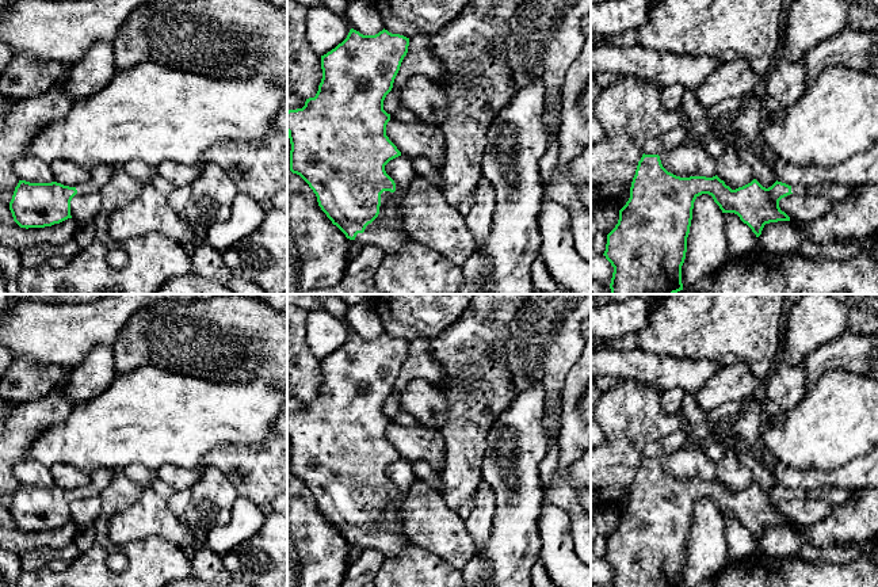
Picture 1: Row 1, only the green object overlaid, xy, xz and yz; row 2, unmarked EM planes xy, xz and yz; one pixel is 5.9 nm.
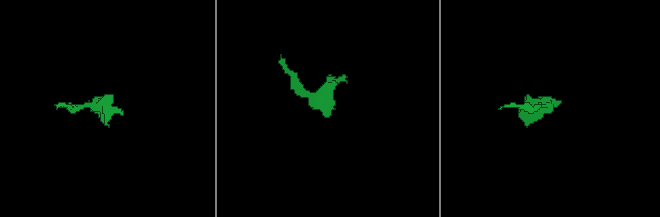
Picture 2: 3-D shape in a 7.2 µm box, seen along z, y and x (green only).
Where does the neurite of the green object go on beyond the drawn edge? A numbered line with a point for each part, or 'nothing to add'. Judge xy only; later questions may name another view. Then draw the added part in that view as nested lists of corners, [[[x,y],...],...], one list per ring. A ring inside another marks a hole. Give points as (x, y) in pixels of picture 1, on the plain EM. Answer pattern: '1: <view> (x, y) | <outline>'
1: xy (99, 479) | [[[98,469],[89,476],[89,483],[76,493],[80,499],[96,498],[112,481],[117,473],[111,469]]]

